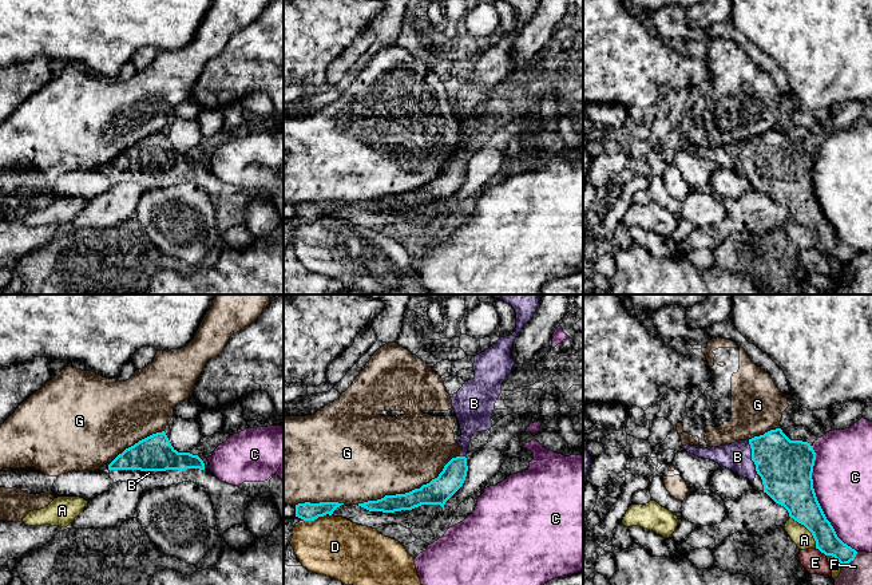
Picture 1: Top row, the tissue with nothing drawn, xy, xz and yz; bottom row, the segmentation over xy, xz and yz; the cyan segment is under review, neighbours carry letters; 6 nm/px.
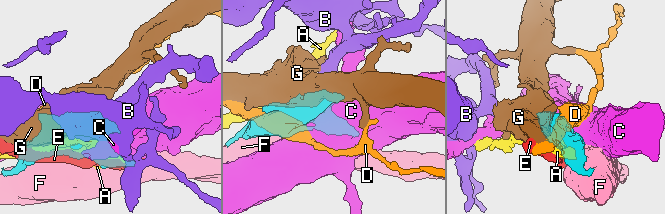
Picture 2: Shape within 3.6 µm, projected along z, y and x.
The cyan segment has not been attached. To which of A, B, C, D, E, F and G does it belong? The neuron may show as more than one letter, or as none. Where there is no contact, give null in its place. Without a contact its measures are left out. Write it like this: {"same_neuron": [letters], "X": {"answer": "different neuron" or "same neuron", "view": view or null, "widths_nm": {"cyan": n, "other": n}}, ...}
{"same_neuron": ["B"], "A": {"answer": "different neuron", "view": "yz", "widths_nm": {"cyan": 240, "other": 120}}, "B": {"answer": "same neuron", "view": "yz", "widths_nm": {"cyan": 320, "other": 180}}, "C": {"answer": "different neuron", "view": "yz", "widths_nm": {"cyan": 300, "other": 360}}, "D": {"answer": "different neuron", "view": "xz", "widths_nm": {"cyan": 110, "other": 360}}, "E": {"answer": "different neuron", "view": "yz", "widths_nm": {"cyan": 160, "other": 140}}, "F": {"answer": "different neuron", "view": "yz", "widths_nm": {"cyan": 140, "other": 220}}, "G": {"answer": "different neuron", "view": "xz", "widths_nm": {"cyan": 160, "other": 480}}}

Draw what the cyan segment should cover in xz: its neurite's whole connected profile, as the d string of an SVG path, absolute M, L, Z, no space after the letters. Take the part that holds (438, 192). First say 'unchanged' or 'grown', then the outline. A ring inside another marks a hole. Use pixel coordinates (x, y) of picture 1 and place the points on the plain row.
grown | M503 0L516 12L516 29L512 35L500 37L496 44L475 56L475 78L465 82L463 87L451 95L452 108L461 130L457 145L463 149L460 155L452 158L429 183L423 185L405 194L385 195L377 201L358 203L369 212L395 213L412 210L421 205L440 205L444 210L445 202L463 186L468 166L467 151L471 137L475 133L491 130L495 103L502 94L502 84L516 64L511 58L511 48L522 28L534 17L539 0Z

